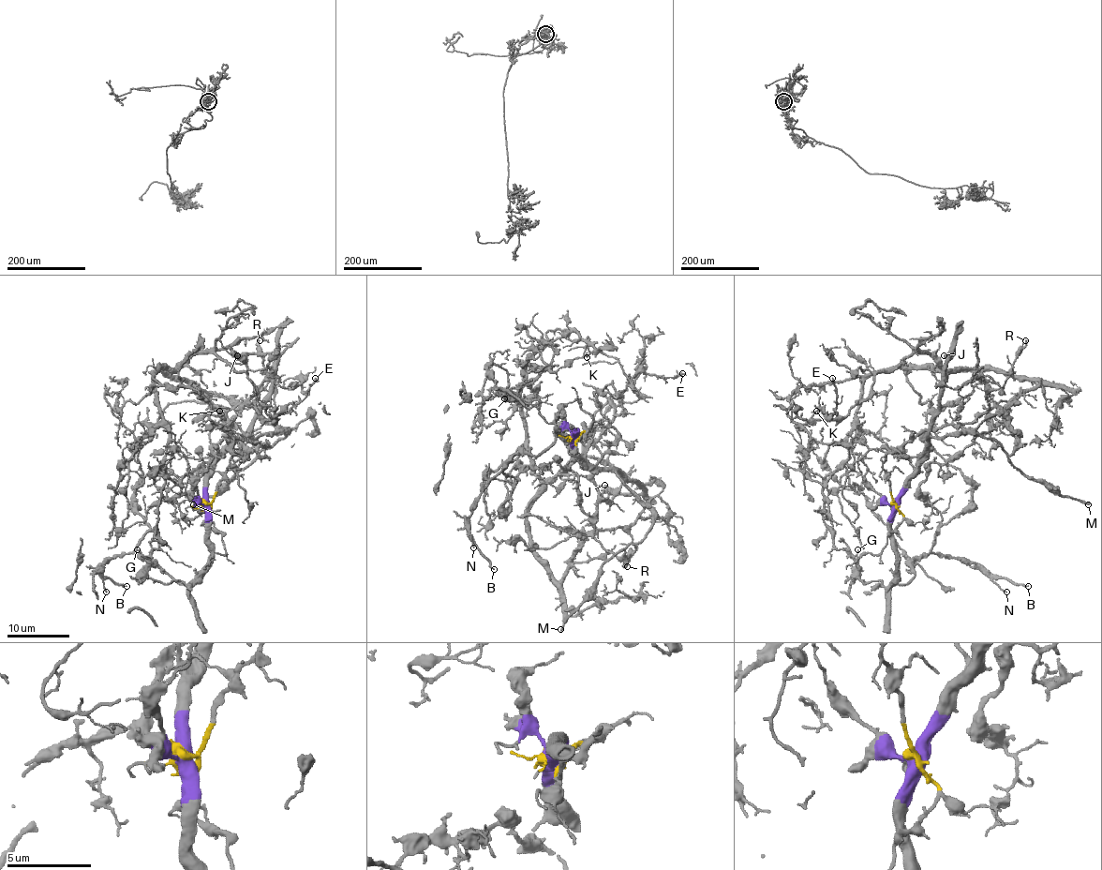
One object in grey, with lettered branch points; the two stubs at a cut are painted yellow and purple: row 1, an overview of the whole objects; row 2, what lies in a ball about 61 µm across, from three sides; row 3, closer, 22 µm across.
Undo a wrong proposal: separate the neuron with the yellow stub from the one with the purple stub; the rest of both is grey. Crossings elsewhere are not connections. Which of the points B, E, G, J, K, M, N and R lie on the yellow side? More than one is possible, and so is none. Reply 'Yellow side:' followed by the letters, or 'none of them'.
Yellow side: E, K, R

